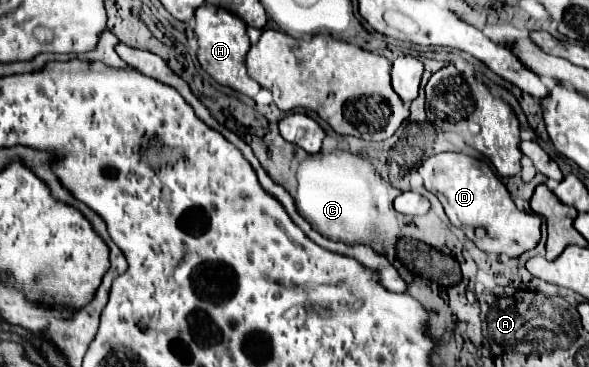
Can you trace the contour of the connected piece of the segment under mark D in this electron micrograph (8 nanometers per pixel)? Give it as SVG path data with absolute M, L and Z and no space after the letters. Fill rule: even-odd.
M439 153L419 165L425 189L441 201L449 221L459 227L481 251L519 257L539 243L541 217L517 209L507 187L483 161L463 153Z

